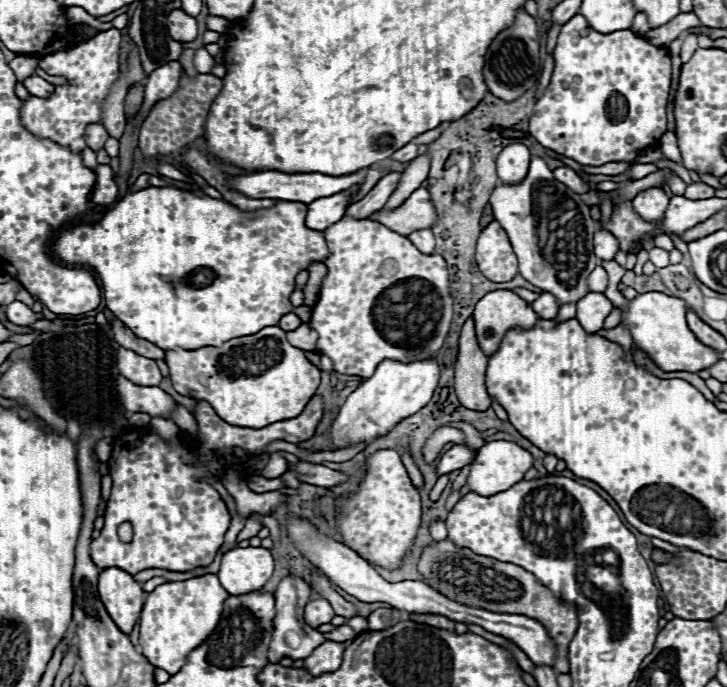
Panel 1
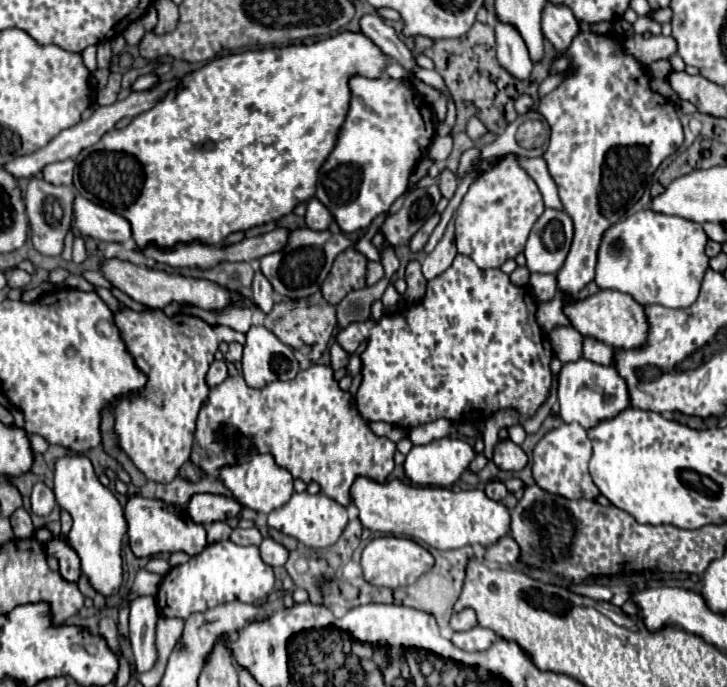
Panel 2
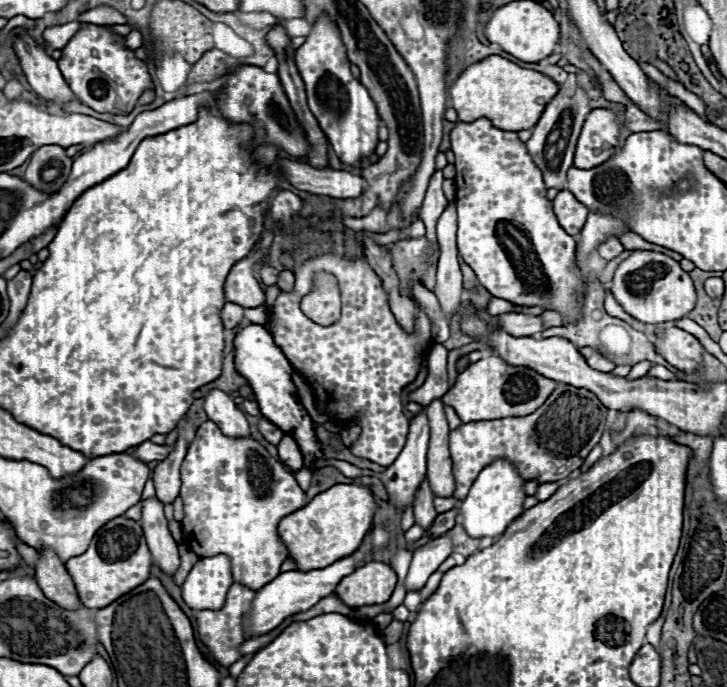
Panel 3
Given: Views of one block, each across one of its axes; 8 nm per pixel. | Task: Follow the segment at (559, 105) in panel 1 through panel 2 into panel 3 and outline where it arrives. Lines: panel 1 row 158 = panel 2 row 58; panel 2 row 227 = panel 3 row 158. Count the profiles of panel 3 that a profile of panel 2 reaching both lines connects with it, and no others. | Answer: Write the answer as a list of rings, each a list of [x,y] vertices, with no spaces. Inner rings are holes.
[[[596,108],[588,114],[582,134],[578,138],[574,166],[582,170],[590,170],[592,166],[600,166],[610,160],[620,150],[620,118],[614,110]]]

